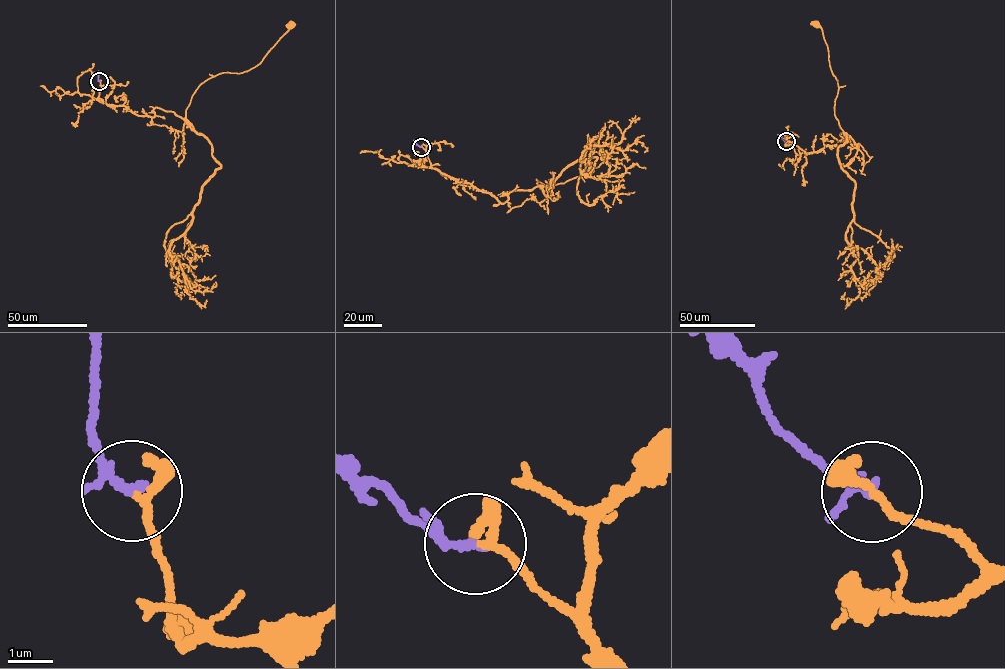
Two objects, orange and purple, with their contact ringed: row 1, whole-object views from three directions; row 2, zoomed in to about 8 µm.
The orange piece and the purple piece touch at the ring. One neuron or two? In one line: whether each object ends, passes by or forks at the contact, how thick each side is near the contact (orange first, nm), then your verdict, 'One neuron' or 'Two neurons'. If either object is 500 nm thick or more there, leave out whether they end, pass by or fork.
At the ring orange passes by. At the ring purple passes by. Thickness 150 nm (orange) against 150 nm. One neuron

